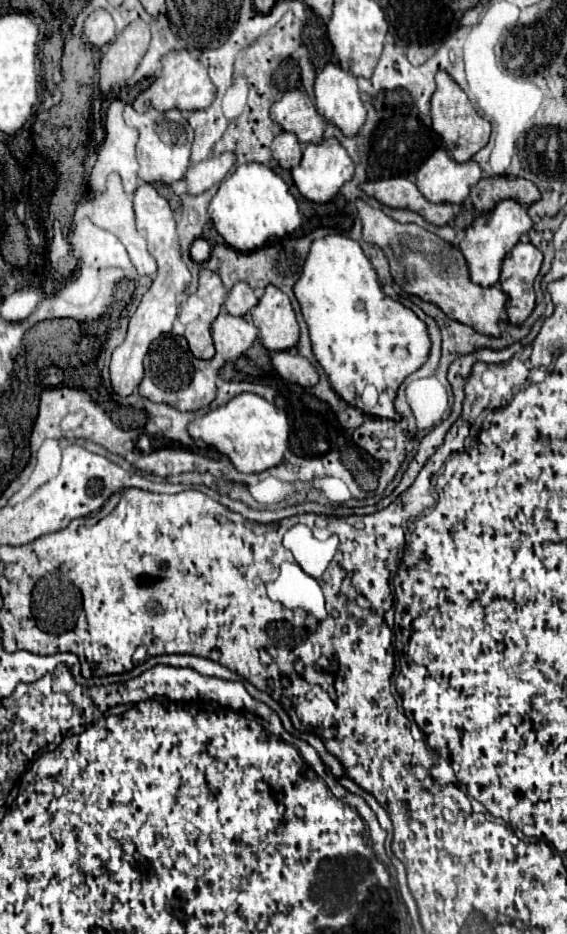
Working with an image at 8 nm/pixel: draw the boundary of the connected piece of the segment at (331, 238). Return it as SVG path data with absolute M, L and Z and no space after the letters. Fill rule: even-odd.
M328 235L312 243L304 263L302 277L294 285L294 295L302 307L302 315L310 329L312 351L318 363L324 367L334 391L344 401L348 403L354 401L354 405L364 413L370 413L382 419L398 419L398 413L394 409L396 391L410 373L414 373L418 367L426 363L430 353L430 335L428 335L426 323L420 321L412 309L384 295L384 291L380 289L374 265L362 253L360 245L344 235ZM366 385L374 385L380 393L378 405L374 407L366 407L362 403L362 391L366 389Z

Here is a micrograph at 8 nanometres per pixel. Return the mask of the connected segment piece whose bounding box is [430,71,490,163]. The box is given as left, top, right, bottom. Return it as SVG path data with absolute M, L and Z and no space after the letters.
M440 71L436 75L436 83L438 83L438 87L436 87L436 91L432 95L432 101L430 101L432 129L444 139L452 157L458 163L466 163L488 143L490 123L476 113L476 109L470 105L468 97L466 97L466 93L458 87L458 83L446 71Z

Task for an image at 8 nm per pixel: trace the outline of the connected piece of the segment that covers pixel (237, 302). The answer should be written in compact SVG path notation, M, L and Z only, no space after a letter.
M236 283L236 285L232 287L232 291L228 293L224 307L226 307L228 313L242 317L242 315L246 315L256 303L258 303L258 297L254 295L252 287L250 287L248 283Z

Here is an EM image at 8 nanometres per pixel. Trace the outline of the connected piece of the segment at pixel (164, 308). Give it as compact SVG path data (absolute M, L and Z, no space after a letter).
M140 185L134 193L134 211L136 211L136 227L146 237L148 251L158 263L158 277L152 281L150 289L142 297L136 313L130 317L128 335L126 335L124 343L118 345L112 353L112 361L110 361L112 389L120 397L132 395L138 389L140 379L144 377L142 363L148 353L148 347L158 335L168 333L172 329L172 323L178 315L178 297L184 293L184 289L190 283L190 271L180 257L180 243L178 243L178 235L176 235L174 211L170 209L168 201L152 185Z

